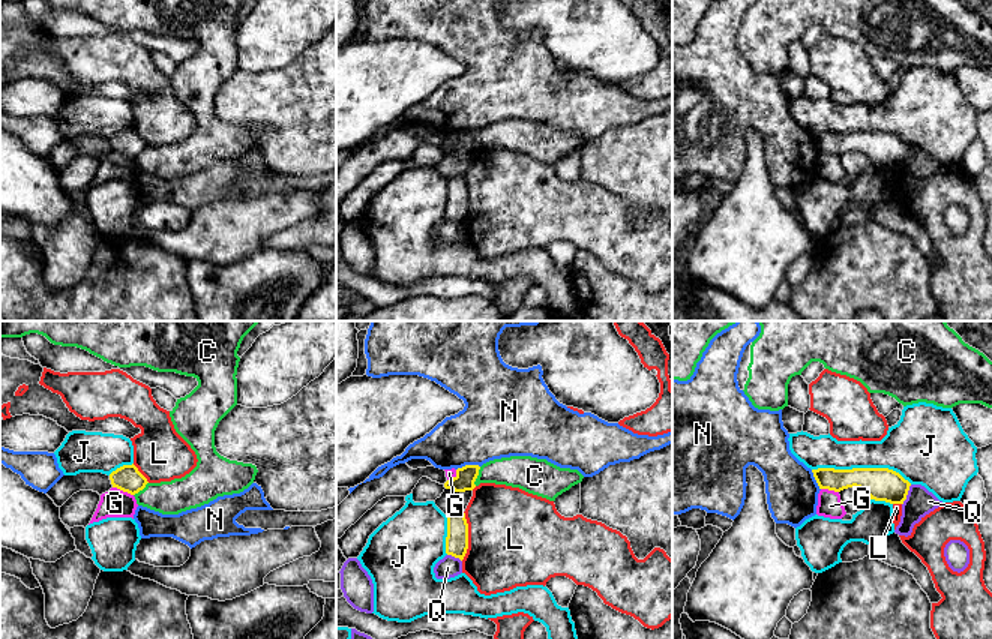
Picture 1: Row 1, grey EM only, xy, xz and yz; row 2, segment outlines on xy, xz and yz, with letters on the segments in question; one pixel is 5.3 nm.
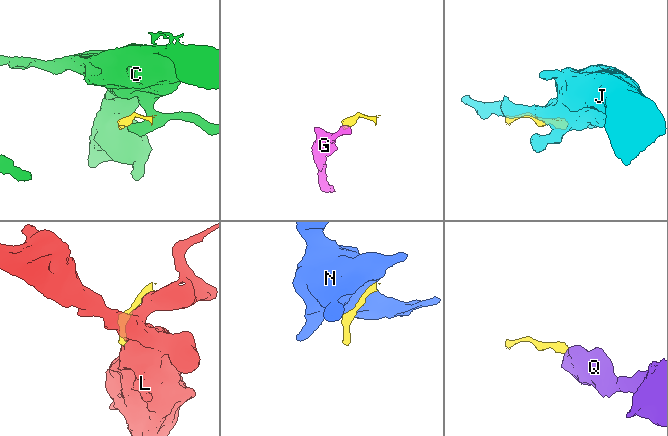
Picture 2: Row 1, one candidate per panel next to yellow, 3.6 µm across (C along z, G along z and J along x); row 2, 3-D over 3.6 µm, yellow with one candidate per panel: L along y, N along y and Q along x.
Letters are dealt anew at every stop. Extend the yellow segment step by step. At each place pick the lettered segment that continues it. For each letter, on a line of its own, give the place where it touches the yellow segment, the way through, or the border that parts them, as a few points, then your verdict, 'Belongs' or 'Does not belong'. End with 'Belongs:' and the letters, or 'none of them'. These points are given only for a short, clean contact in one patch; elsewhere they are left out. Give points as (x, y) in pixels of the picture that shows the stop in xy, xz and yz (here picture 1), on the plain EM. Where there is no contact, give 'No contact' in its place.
C: Touches yellow at xz (476, 140). Boundary: xz (480, 131), (474, 149). Does not belong
G: Touches yellow at xy (123, 155). Boundary: xy (113, 150), (132, 159). Does not belong
J: Touches yellow at yz (862, 132). Does not belong
L: Touches yellow at xz (467, 200). Does not belong
N: Touches yellow at xz (467, 129). Does not belong
Q: Touches yellow at yz (907, 158). Boundary: yz (911, 149), (902, 168). Does not belong
Belongs: none of them

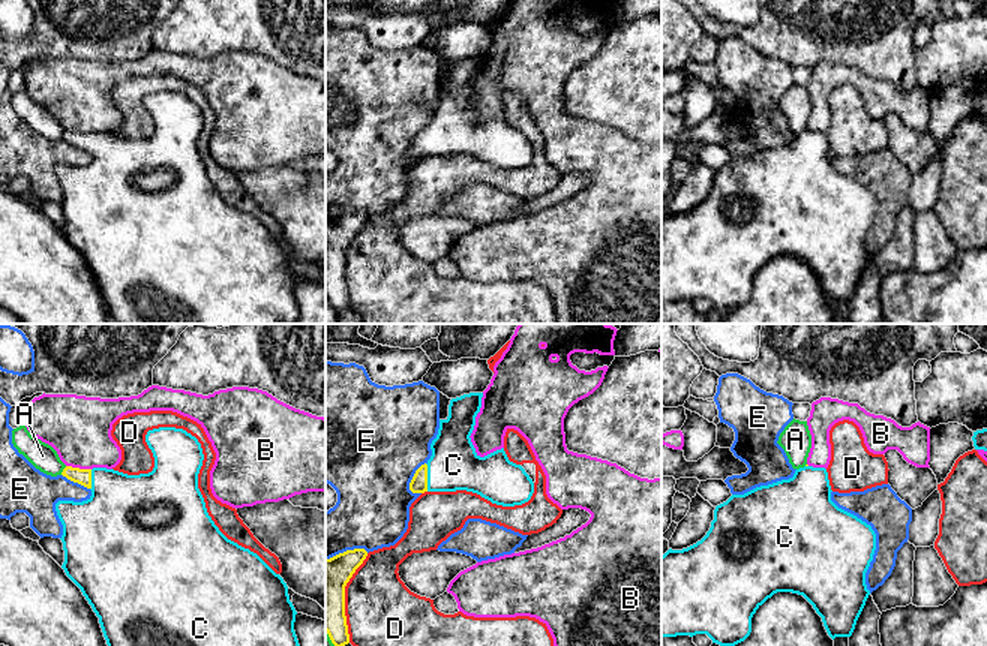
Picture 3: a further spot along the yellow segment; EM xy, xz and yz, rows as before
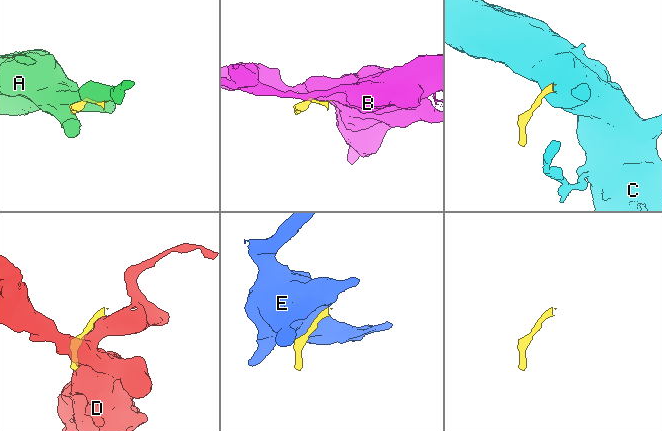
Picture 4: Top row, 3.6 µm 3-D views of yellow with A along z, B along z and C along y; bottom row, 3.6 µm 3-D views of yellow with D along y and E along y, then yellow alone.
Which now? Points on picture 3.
A: Touches yellow at xy (63, 135). Does not belong
B: Touches yellow at xy (78, 132). Does not belong
C: Touches yellow at xz (426, 141). Path across: xz (419, 149), (426, 141), (441, 138), (453, 129). Belongs
D: Touches yellow at xz (344, 263). Does not belong
E: Touches yellow at xz (413, 143). Does not belong
Belongs: C

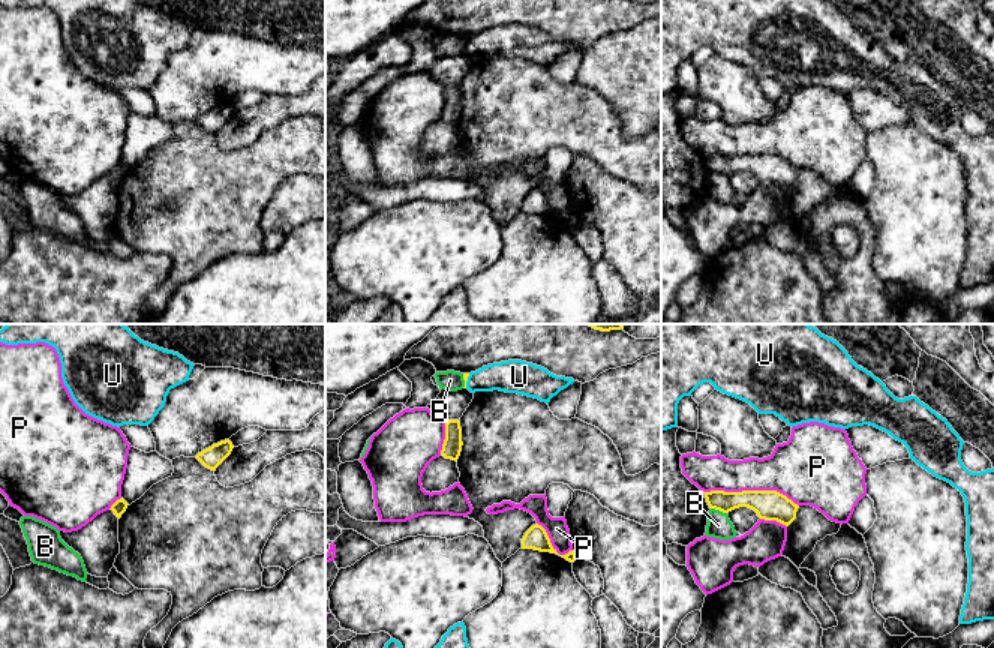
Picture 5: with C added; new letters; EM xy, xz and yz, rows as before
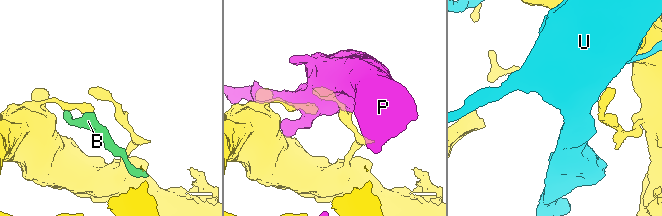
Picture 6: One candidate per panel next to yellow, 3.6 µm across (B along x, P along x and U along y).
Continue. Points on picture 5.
B: Touches yellow at yz (718, 173). Boundary: yz (711, 171), (726, 177). Does not belong
P: Touches yellow at yz (751, 155). Does not belong
U: Touches yellow at xz (467, 44). Does not belong
Belongs: none of them

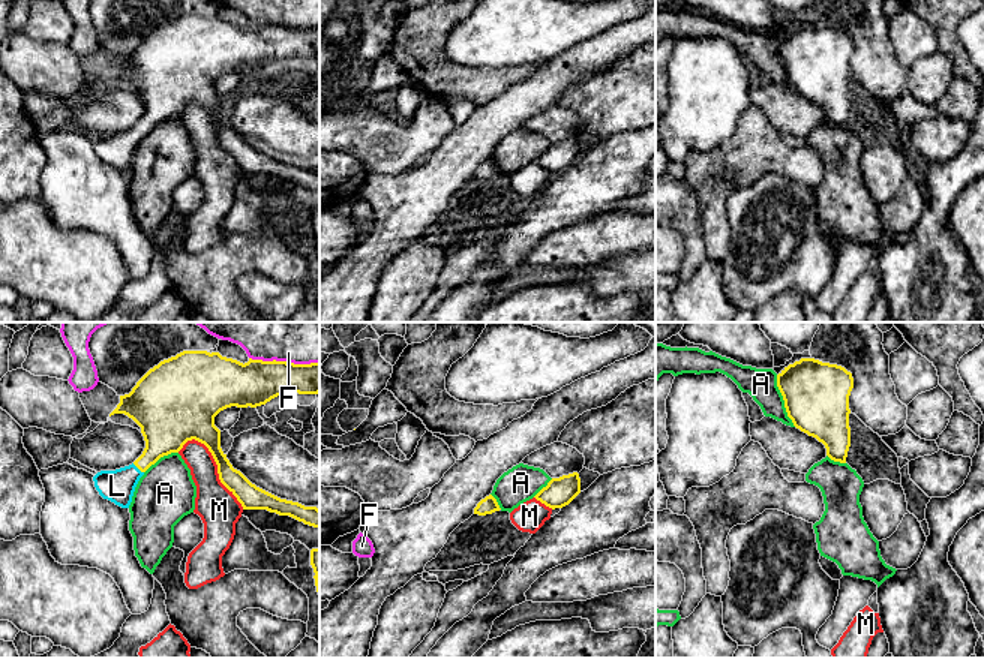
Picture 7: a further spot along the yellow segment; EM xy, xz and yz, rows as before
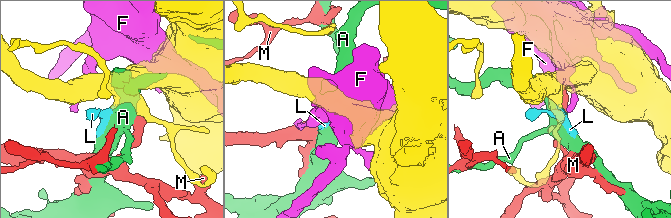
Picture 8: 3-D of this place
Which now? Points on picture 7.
A: Touches yellow at yz (783, 63). Does not belong
F: Touches yellow at xy (284, 26). Does not belong
L: Touches yellow at xy (138, 132). Path across: xy (165, 95), (155, 114), (138, 132), (117, 150). Belongs
M: Touches yellow at xy (218, 134). Does not belong
Belongs: L

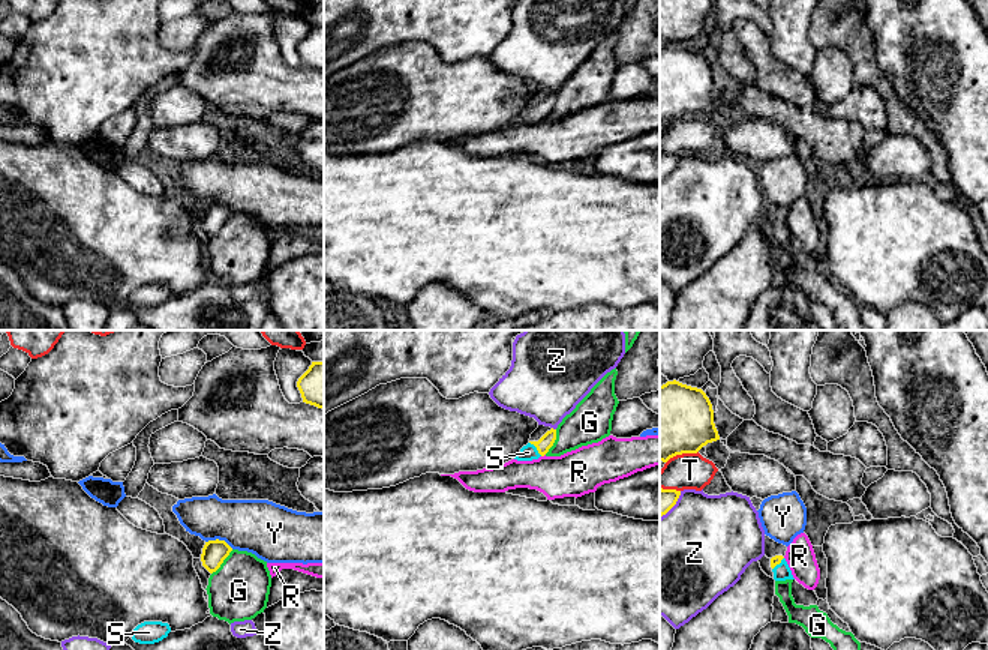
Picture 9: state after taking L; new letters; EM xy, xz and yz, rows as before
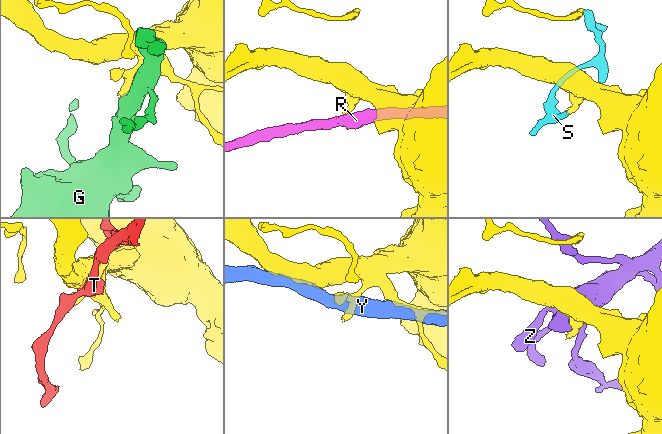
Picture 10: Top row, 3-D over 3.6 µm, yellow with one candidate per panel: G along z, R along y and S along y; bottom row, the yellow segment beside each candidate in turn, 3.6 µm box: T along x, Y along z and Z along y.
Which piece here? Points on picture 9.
G: Touches yellow at xy (222, 225). Does not belong
R: Touches yellow at xz (543, 119). Boundary: xz (544, 117), (541, 120). Does not belong
S: Touches yellow at xz (537, 113). Path across: xz (546, 105), (537, 113), (528, 116). Belongs
T: Touches yellow at yz (681, 117). Does not belong
Y: Touches yellow at xy (218, 203). Does not belong
Z: Touches yellow at yz (673, 168). Does not belong
Belongs: S

